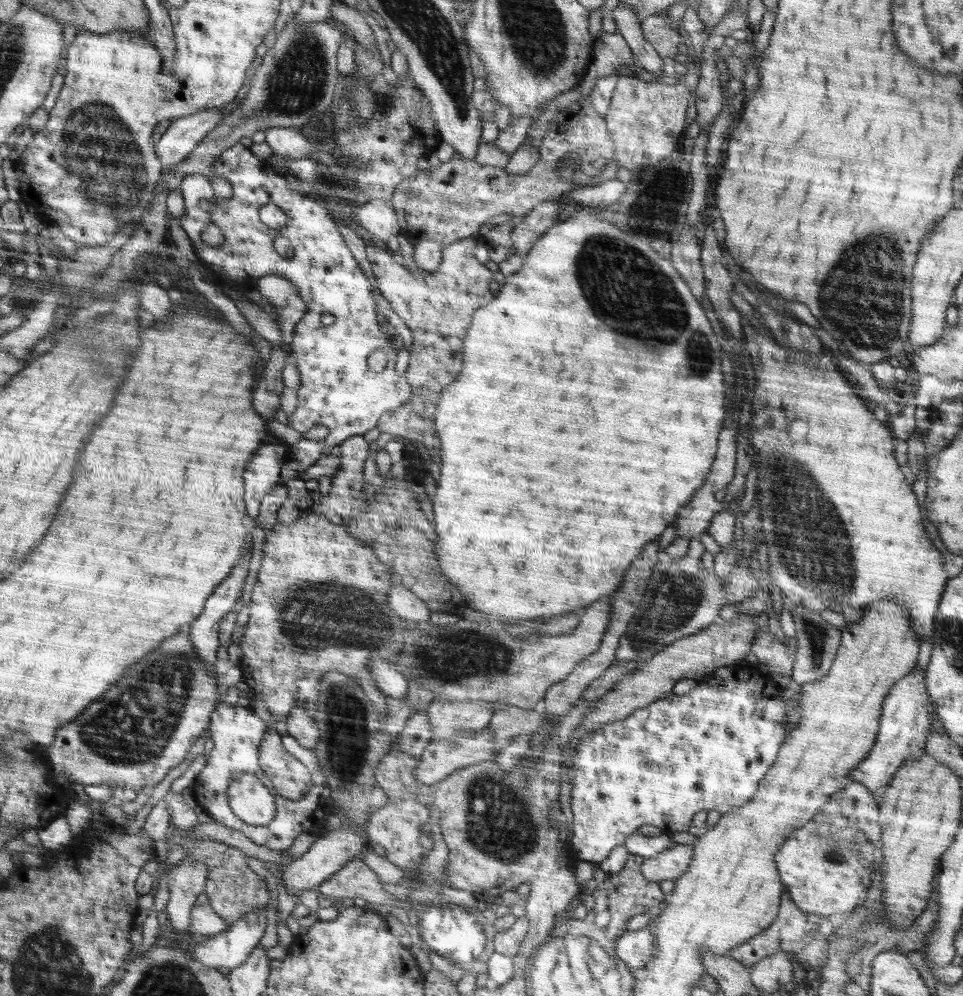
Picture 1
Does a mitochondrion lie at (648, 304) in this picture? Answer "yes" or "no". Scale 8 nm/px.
yes

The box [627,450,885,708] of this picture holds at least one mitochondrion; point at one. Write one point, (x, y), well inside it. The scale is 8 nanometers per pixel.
(816, 637)

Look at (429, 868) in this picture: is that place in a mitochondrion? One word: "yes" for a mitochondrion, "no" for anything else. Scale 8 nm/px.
yes

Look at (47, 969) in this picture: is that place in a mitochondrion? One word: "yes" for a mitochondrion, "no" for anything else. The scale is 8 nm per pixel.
yes

